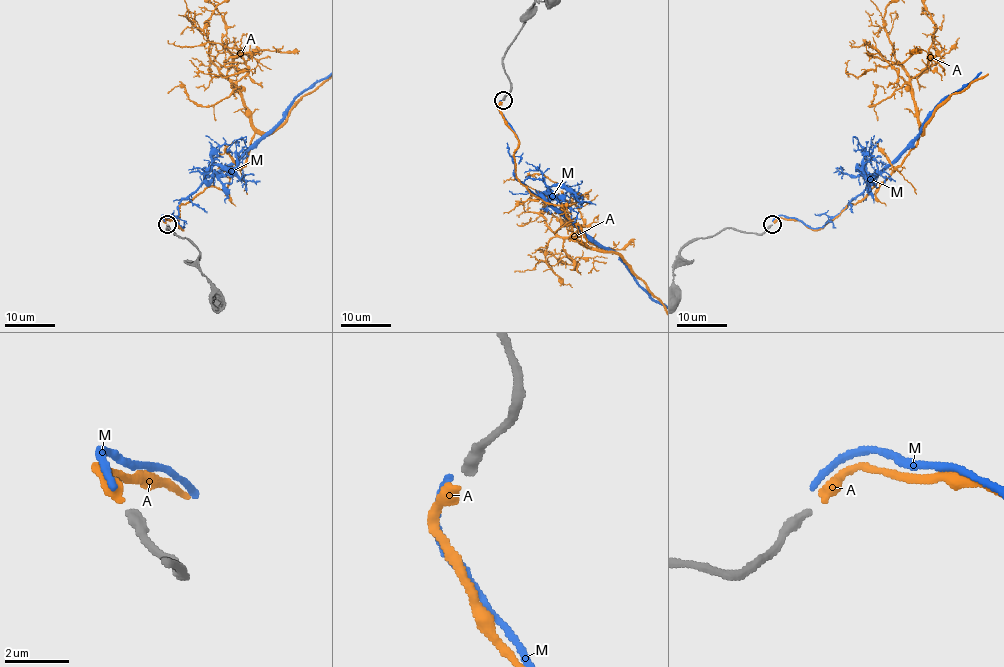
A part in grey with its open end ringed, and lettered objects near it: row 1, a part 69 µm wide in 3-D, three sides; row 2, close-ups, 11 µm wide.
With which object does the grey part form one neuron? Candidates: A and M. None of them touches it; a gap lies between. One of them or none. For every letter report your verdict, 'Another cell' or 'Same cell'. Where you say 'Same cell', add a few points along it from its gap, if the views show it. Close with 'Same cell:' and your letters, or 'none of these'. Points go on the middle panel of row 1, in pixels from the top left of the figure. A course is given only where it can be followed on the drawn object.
A: Same cell
M: Another cell
Same cell: A

